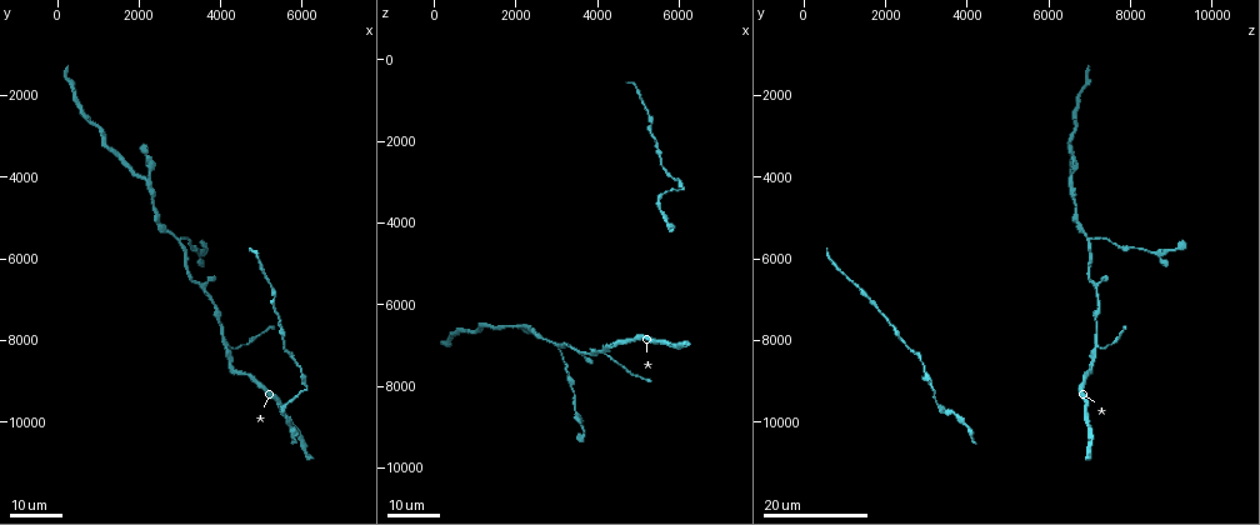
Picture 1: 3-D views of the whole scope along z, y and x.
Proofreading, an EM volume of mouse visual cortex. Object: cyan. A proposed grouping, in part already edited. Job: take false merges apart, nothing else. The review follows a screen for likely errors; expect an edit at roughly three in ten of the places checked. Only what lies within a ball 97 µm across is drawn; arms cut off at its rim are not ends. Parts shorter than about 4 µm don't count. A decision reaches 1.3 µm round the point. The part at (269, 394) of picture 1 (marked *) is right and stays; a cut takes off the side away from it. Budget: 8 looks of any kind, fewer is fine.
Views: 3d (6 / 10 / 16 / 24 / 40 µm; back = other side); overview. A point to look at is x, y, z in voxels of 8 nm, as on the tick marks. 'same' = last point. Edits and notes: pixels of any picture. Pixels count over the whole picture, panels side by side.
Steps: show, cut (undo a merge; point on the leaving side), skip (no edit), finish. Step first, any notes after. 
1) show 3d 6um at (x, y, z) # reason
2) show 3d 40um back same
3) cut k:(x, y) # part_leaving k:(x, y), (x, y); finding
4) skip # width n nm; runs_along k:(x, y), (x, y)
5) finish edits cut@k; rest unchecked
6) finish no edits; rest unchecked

show 3d 24um at (4250, 8150, 7250)

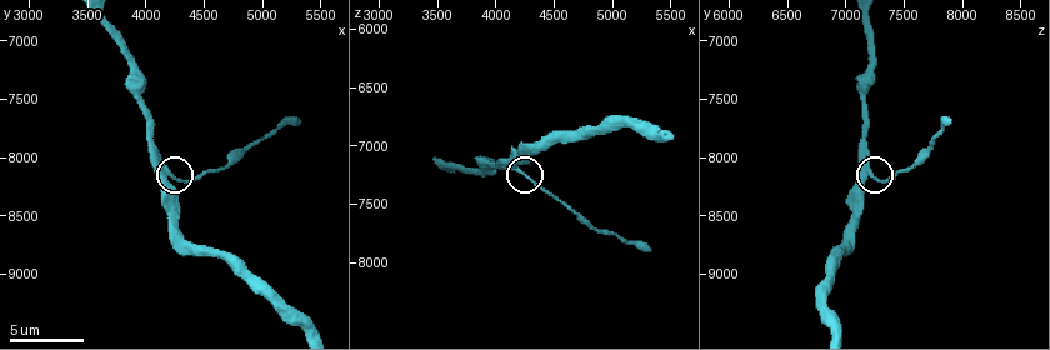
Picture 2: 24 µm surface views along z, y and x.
show 3d 6um at (4220, 8160, 7220)

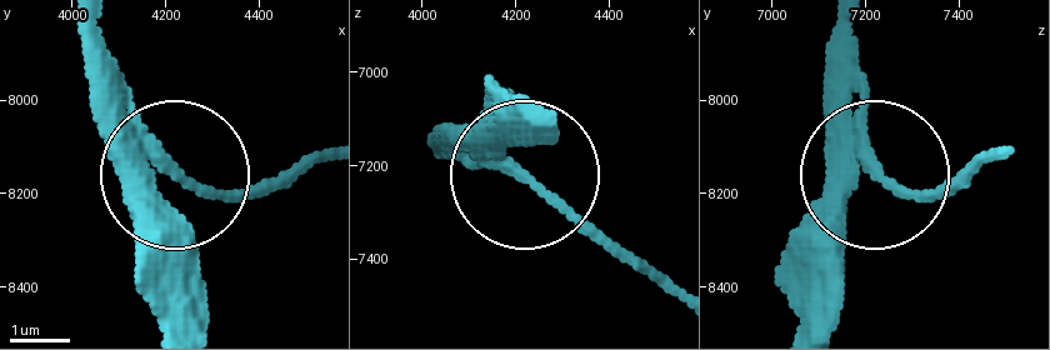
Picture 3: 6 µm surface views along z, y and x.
skip # side_arm 13 um; one neuron here

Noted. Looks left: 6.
show 3d 16um at (3000, 5500, 6950) # side arm on a straight run

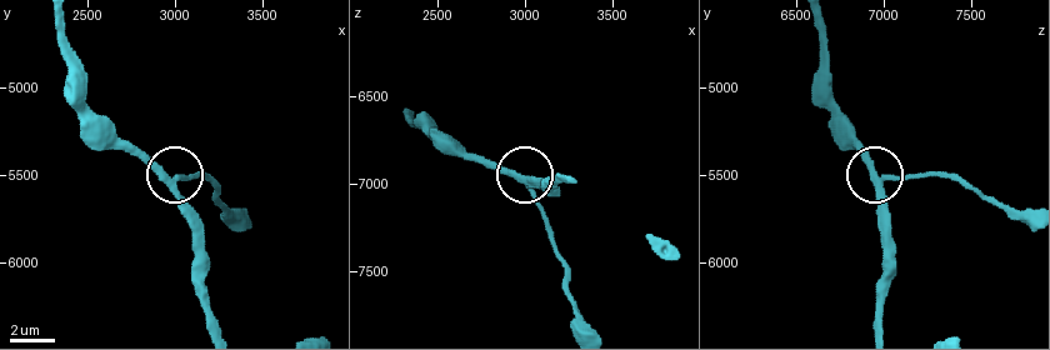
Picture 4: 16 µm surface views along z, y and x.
show 3d 6um at (2980, 5520, 6960)

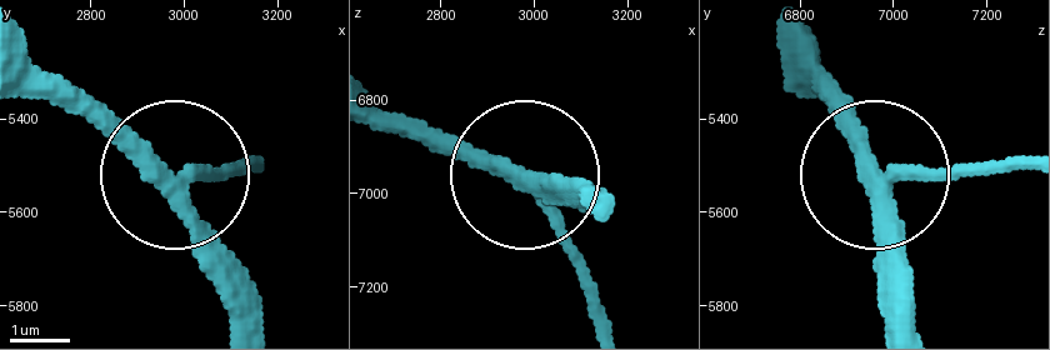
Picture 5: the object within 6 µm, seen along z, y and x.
skip # width 290 nm; runs_along 5:(615, 193), (530, 188), (595, 291); one neuron here

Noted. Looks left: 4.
show 3d 16um at (2200, 4050, 6500) # thin arm on a thick one

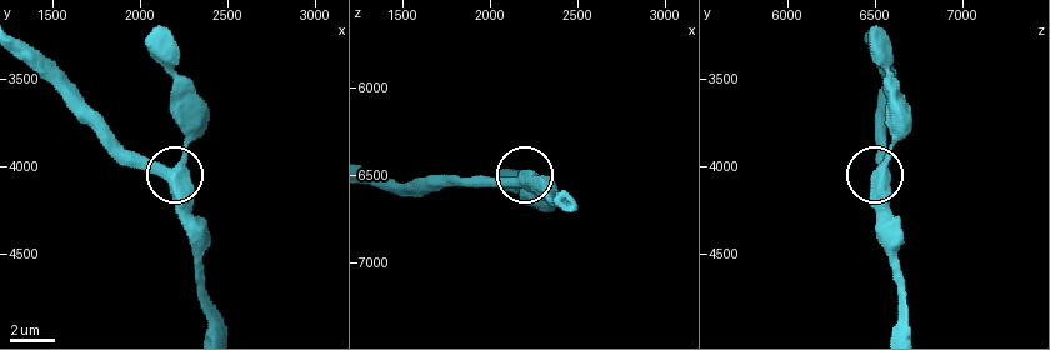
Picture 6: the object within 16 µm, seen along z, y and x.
show 3d 10um at (2200, 4040, 6520)

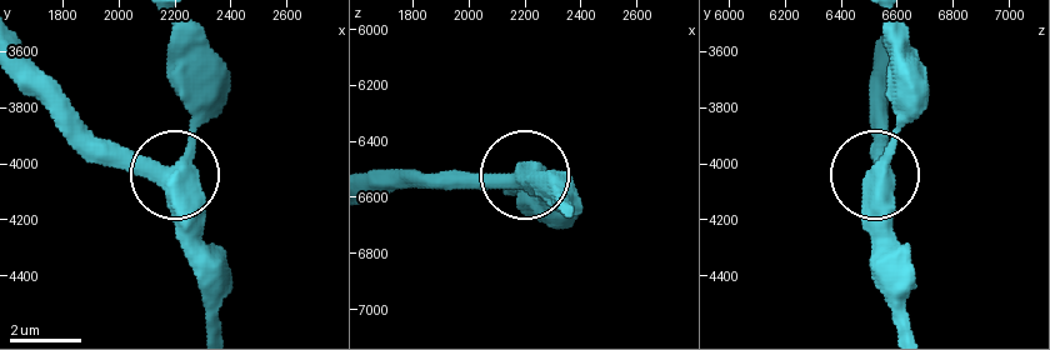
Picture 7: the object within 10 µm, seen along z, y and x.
skip # side_arm 7 um; arms 3; continuous, no second neuron

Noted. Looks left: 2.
show 3d 16um at (5300, 6750, 1400) # calibre changes

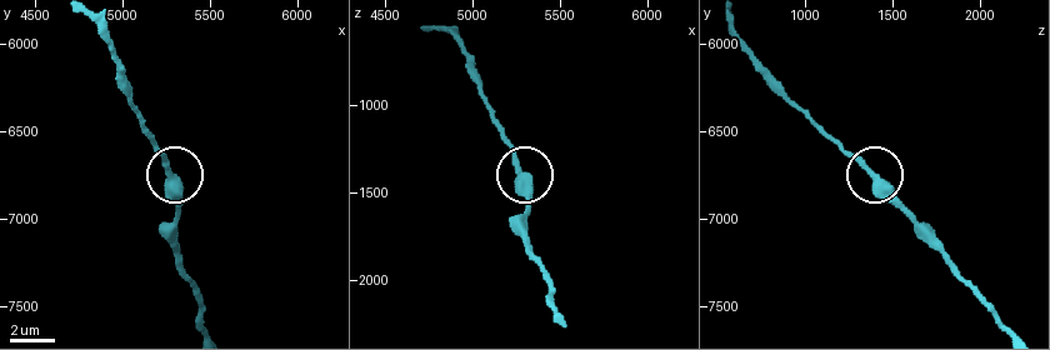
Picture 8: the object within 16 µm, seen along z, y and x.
show 3d 10um at (5260, 6740, 1380)

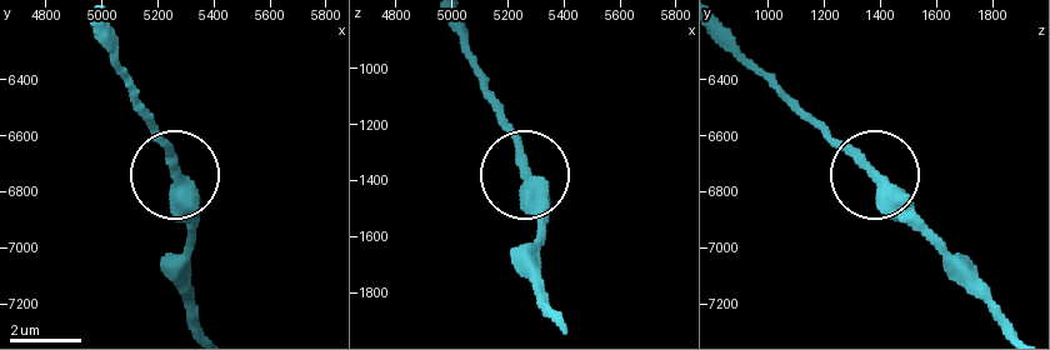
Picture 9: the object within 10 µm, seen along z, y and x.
skip # runs_along 9:(553, 316), (540, 293), (540, 198), (505, 111); continuous, no second neuron

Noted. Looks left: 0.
finish no edits; rest unchecked

